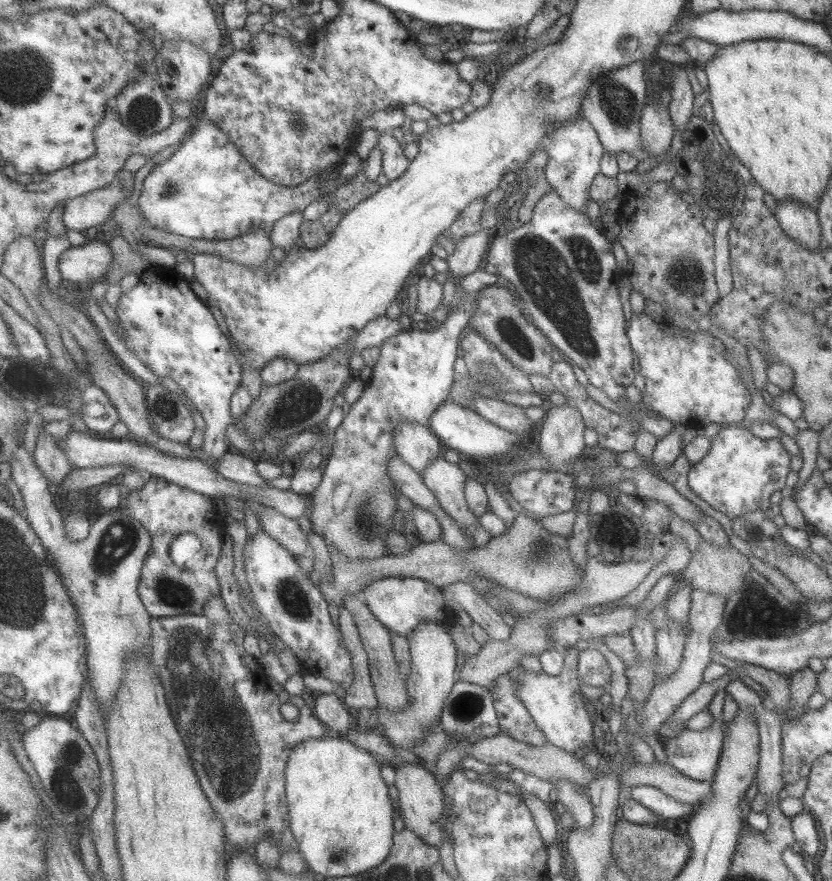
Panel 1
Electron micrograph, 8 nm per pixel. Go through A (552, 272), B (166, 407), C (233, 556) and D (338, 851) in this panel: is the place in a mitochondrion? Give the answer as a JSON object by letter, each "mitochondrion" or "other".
{"A":"mitochondrion","B":"mitochondrion","C":"other","D":"mitochondrion"}

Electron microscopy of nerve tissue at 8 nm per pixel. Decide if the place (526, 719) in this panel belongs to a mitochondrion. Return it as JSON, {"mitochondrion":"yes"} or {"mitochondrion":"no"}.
{"mitochondrion":"no"}

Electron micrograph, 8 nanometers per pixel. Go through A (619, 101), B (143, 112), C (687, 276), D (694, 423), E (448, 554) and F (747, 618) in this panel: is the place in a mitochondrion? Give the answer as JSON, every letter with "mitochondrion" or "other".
{"A":"mitochondrion","B":"mitochondrion","C":"mitochondrion","D":"other","E":"other","F":"mitochondrion"}

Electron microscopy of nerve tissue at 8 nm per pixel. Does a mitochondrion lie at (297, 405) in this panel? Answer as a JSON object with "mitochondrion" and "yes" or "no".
{"mitochondrion":"yes"}

